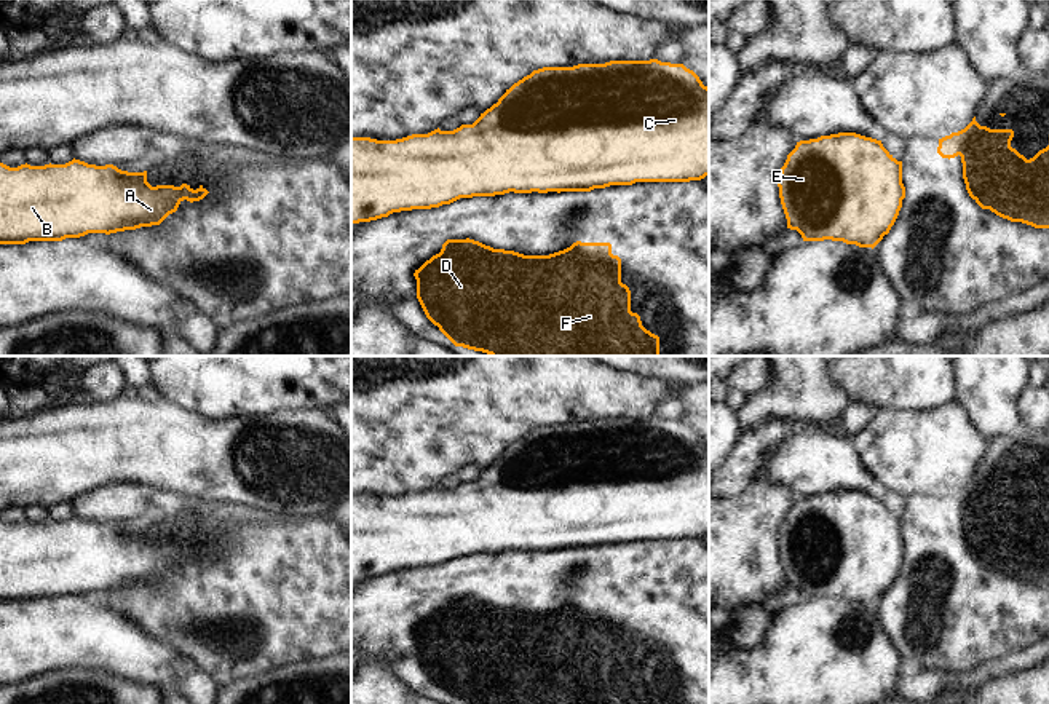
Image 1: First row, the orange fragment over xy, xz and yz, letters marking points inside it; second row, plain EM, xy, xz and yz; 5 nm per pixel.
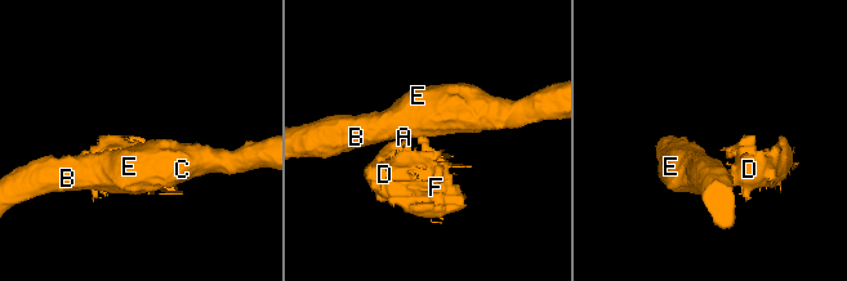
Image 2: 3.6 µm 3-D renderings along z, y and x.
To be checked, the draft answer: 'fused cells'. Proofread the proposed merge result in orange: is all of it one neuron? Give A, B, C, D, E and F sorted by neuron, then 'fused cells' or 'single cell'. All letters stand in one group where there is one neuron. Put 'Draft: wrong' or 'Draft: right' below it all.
A B C E / D F; fused cells
Draft: right

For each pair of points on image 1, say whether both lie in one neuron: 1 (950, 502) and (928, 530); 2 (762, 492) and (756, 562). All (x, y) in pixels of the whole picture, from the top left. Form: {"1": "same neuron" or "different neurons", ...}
{"1": "same neuron", "2": "same neuron"}

